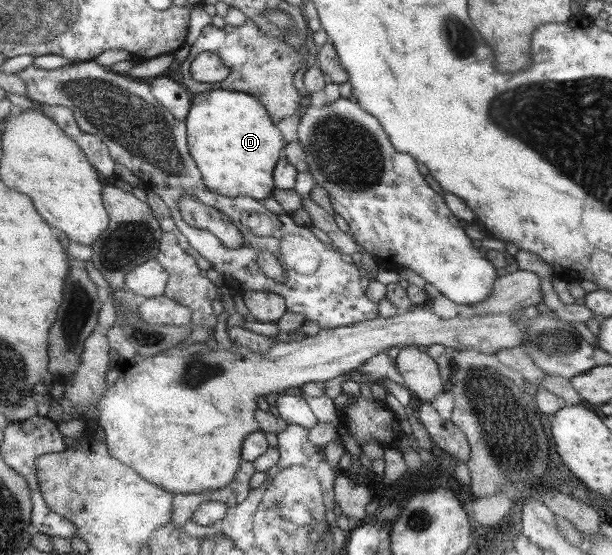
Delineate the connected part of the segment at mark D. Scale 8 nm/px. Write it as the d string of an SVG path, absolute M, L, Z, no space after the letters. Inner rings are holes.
M222 89L191 94L191 99L192 107L186 119L189 149L203 173L207 187L213 193L226 198L247 196L264 201L268 197L273 197L272 193L277 189L274 181L275 169L288 143L271 115L268 114L263 102L248 93Z

